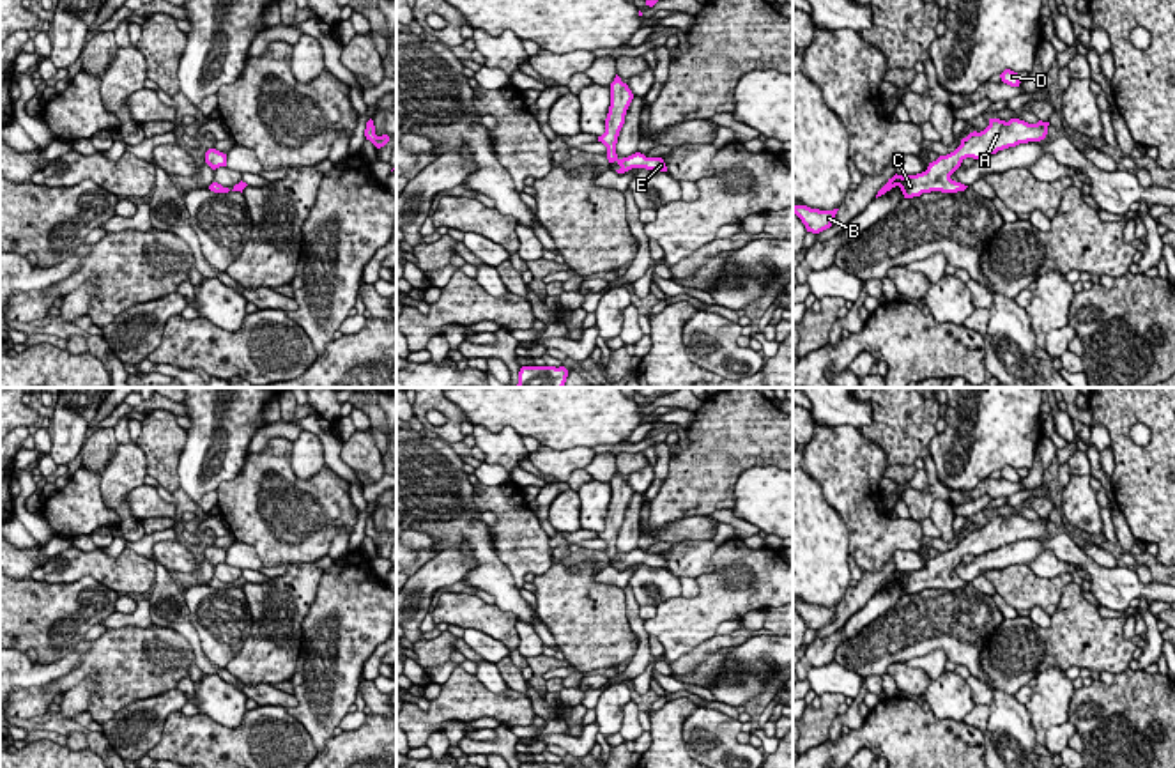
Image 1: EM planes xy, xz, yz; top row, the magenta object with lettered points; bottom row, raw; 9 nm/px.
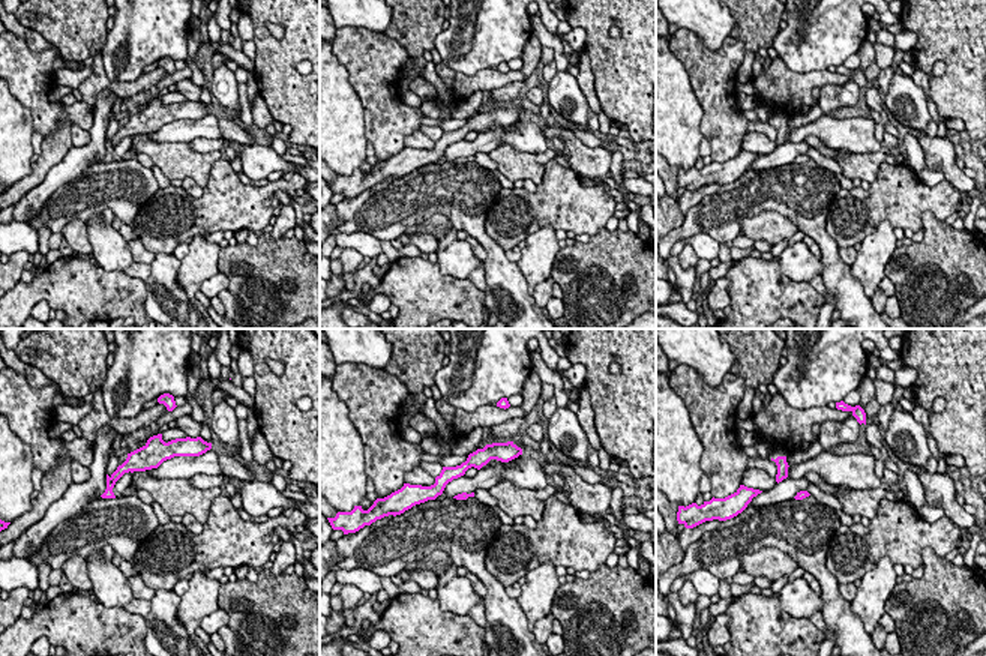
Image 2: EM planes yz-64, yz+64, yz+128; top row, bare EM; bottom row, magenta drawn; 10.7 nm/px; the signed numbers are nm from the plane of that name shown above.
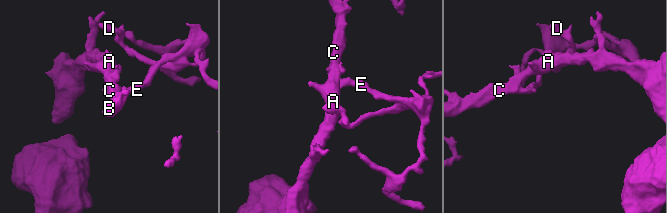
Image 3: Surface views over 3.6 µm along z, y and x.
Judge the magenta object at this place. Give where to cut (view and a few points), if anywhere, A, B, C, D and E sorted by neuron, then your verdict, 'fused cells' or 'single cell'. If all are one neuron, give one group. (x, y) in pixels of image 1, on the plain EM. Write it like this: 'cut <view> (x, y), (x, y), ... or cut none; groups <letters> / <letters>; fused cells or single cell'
cut xz (616, 552), (609, 558); groups A B C / D E; fused cells

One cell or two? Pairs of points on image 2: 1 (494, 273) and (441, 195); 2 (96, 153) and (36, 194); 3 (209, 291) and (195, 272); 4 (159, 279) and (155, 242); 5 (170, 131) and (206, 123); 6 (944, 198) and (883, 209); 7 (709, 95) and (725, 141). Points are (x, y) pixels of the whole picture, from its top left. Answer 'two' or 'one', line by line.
1: one
2: one
3: two
4: two
5: one
6: one
7: one

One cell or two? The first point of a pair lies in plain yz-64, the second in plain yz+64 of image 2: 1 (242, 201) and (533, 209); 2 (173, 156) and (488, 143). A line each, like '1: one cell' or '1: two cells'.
1: one cell
2: two cells

